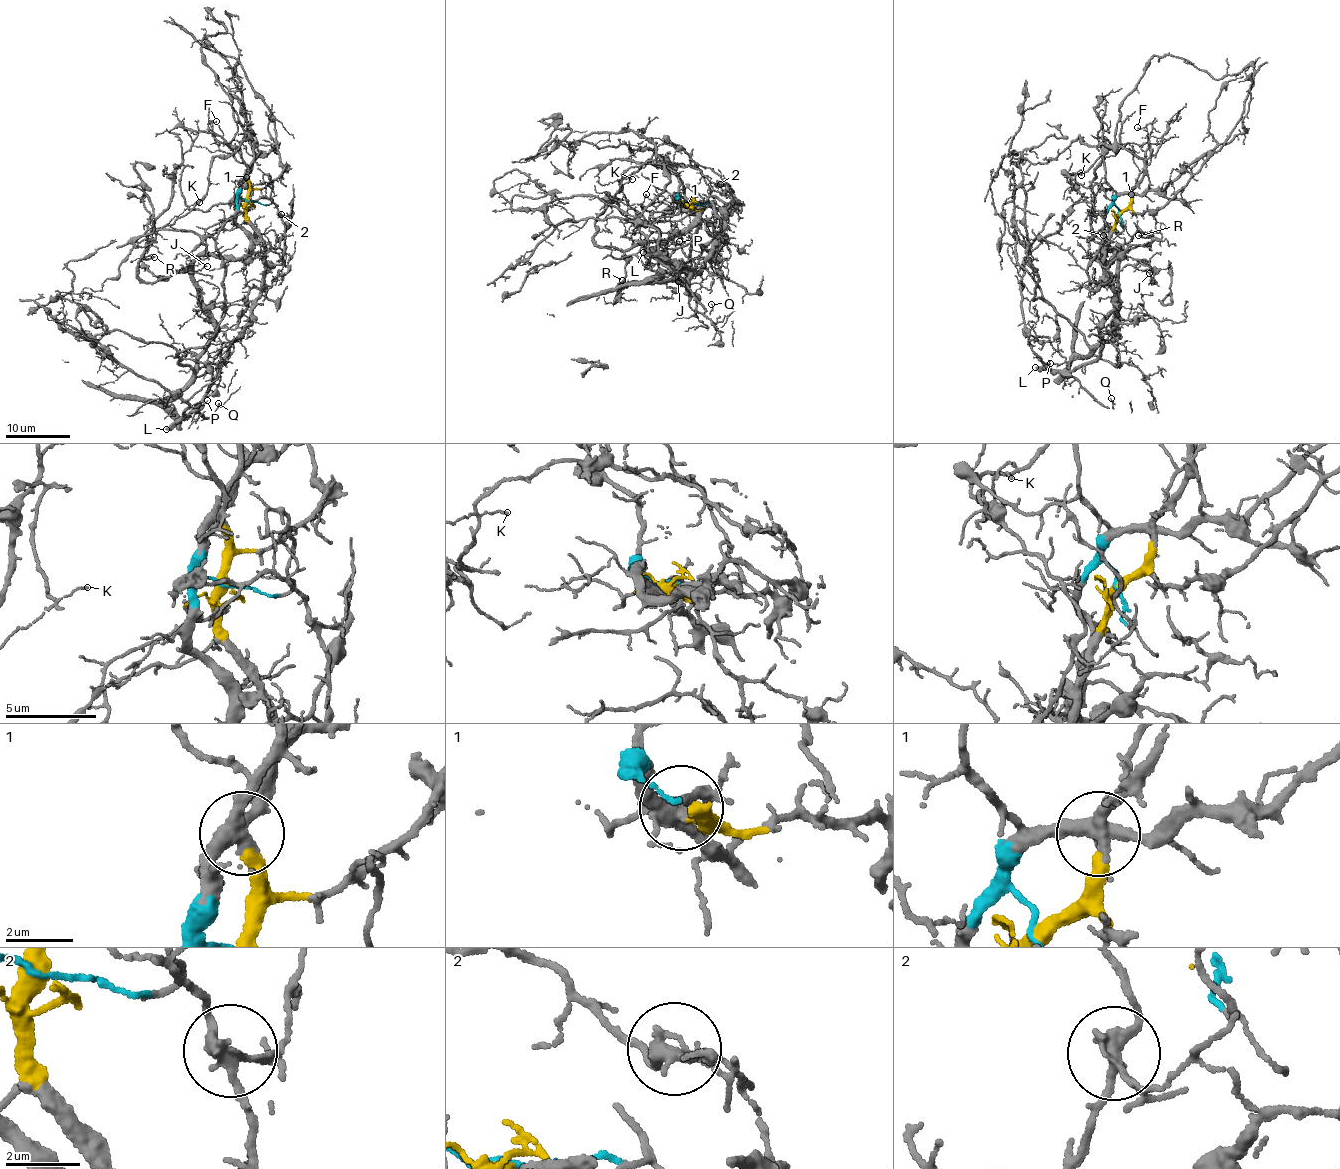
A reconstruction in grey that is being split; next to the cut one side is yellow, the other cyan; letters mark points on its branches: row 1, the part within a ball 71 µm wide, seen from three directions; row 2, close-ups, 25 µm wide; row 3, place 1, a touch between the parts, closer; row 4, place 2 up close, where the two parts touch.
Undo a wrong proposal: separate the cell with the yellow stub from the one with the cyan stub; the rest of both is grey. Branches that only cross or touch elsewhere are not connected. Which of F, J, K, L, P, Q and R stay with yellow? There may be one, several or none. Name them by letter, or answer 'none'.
F, K, L, P, Q

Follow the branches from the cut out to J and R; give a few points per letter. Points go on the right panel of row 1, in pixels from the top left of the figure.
J: (1119, 212), (1113, 206), (1104, 219), (1110, 232), (1104, 259), (1115, 246), (1121, 269), (1149, 273)
R: (1119, 212), (1113, 206), (1104, 219), (1104, 259), (1118, 247), (1104, 244), (1126, 250), (1154, 239), (1138, 235)

